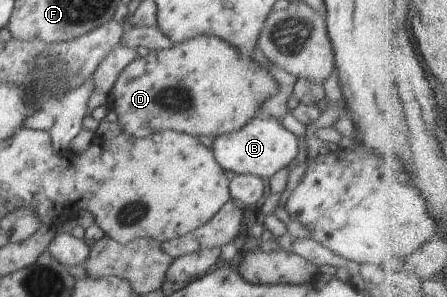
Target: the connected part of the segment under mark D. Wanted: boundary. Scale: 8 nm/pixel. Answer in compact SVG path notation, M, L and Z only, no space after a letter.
M195 36L191 39L187 39L182 43L177 43L171 48L152 50L146 57L137 56L136 59L128 64L117 77L115 84L112 86L112 91L110 92L109 104L111 105L111 110L115 111L118 116L118 124L123 128L124 133L129 137L146 137L150 135L151 132L164 131L164 130L174 130L175 132L180 132L181 134L193 134L193 136L223 136L223 134L231 134L231 132L237 132L241 130L248 122L251 122L253 118L257 116L257 110L261 106L261 102L269 96L269 94L275 94L279 92L279 84L277 80L271 76L267 68L261 66L259 60L255 59L255 56L241 56L233 46L227 46L227 42L219 40L219 38L211 38L211 36Z

